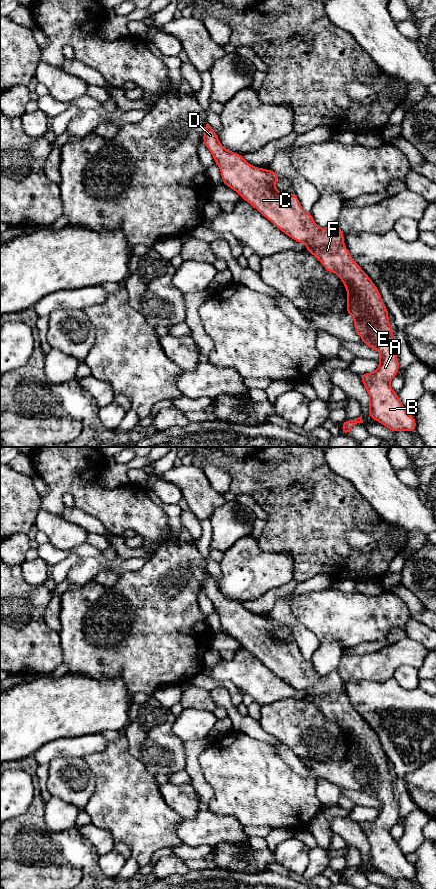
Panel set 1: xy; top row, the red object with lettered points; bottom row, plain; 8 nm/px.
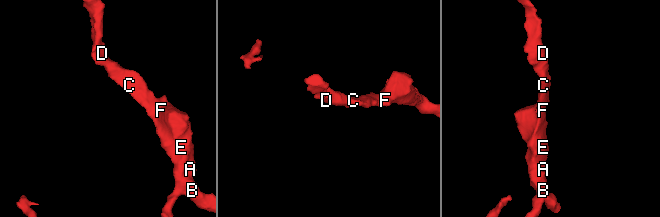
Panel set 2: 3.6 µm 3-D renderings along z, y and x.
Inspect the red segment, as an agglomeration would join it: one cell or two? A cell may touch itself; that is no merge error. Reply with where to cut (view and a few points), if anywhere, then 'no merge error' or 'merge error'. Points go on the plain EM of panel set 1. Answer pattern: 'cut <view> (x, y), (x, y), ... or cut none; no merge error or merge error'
cut none; no merge error

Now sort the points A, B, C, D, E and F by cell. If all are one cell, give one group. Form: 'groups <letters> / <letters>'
groups A B C D E F

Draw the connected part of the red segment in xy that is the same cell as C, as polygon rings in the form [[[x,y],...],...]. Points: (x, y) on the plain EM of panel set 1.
[[[208,571],[202,589],[211,600],[214,611],[219,614],[223,632],[237,640],[242,648],[251,652],[287,684],[296,690],[305,691],[306,699],[315,704],[327,720],[334,720],[341,727],[347,738],[346,760],[354,766],[354,776],[362,787],[361,791],[380,801],[378,817],[360,823],[360,827],[369,842],[368,863],[394,881],[398,879],[416,880],[415,865],[407,861],[398,842],[390,834],[391,828],[400,818],[398,804],[394,798],[394,781],[389,770],[389,760],[377,734],[353,708],[352,703],[344,693],[344,681],[338,671],[333,671],[327,676],[319,676],[312,662],[303,658],[294,640],[281,641],[276,637],[275,631],[281,625],[279,622],[270,617],[252,614],[241,602],[226,597],[220,592],[218,583]]]

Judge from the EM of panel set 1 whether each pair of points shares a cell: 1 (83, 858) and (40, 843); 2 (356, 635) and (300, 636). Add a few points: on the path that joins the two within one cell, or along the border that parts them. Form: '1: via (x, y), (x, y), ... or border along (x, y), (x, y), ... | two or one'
1: via (72, 849), (51, 848) | one
2: border along (297, 621), (320, 640) | two

